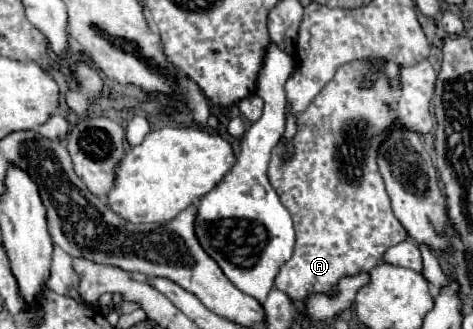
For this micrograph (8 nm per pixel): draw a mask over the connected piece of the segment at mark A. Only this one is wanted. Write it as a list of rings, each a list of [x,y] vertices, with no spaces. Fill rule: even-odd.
[[[365,60],[341,66],[305,114],[297,118],[295,156],[285,162],[281,142],[271,156],[269,180],[289,210],[297,232],[293,258],[279,270],[275,288],[296,300],[293,305],[299,312],[310,293],[331,294],[341,278],[369,272],[383,260],[387,248],[409,240],[407,230],[393,216],[385,184],[377,174],[377,146],[395,120],[419,134],[433,128],[429,104],[437,74],[423,60],[417,66],[401,68],[401,88],[395,88],[383,72],[373,76],[369,66]],[[365,78],[373,80],[373,88],[359,86]]]

